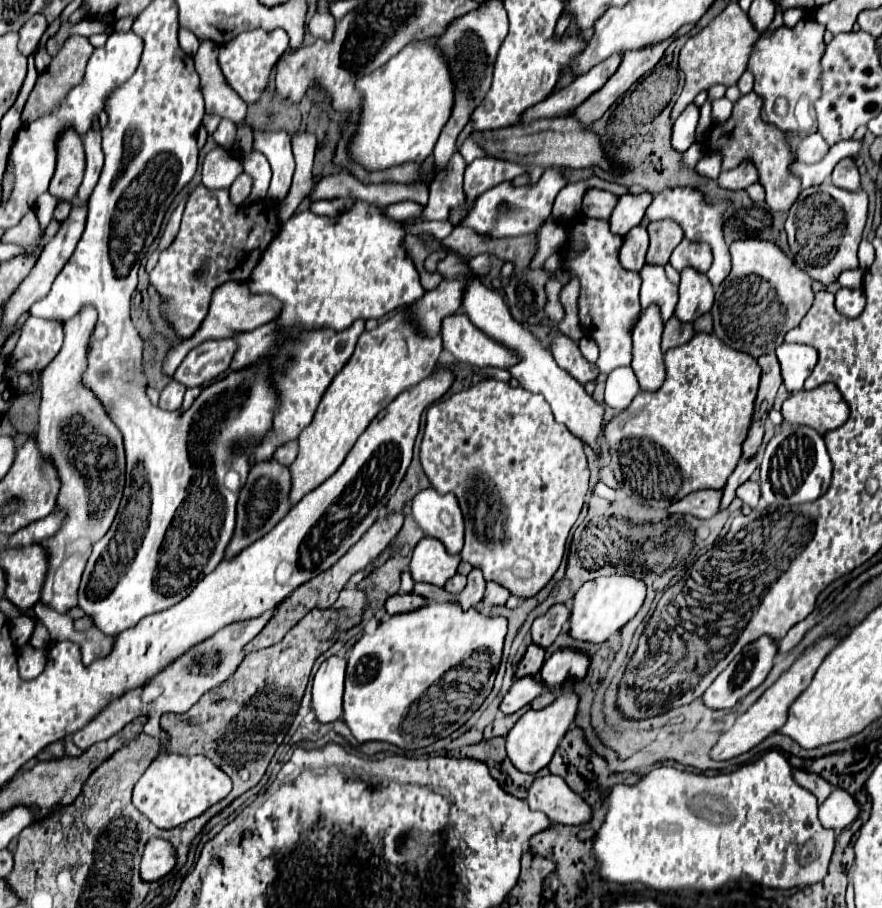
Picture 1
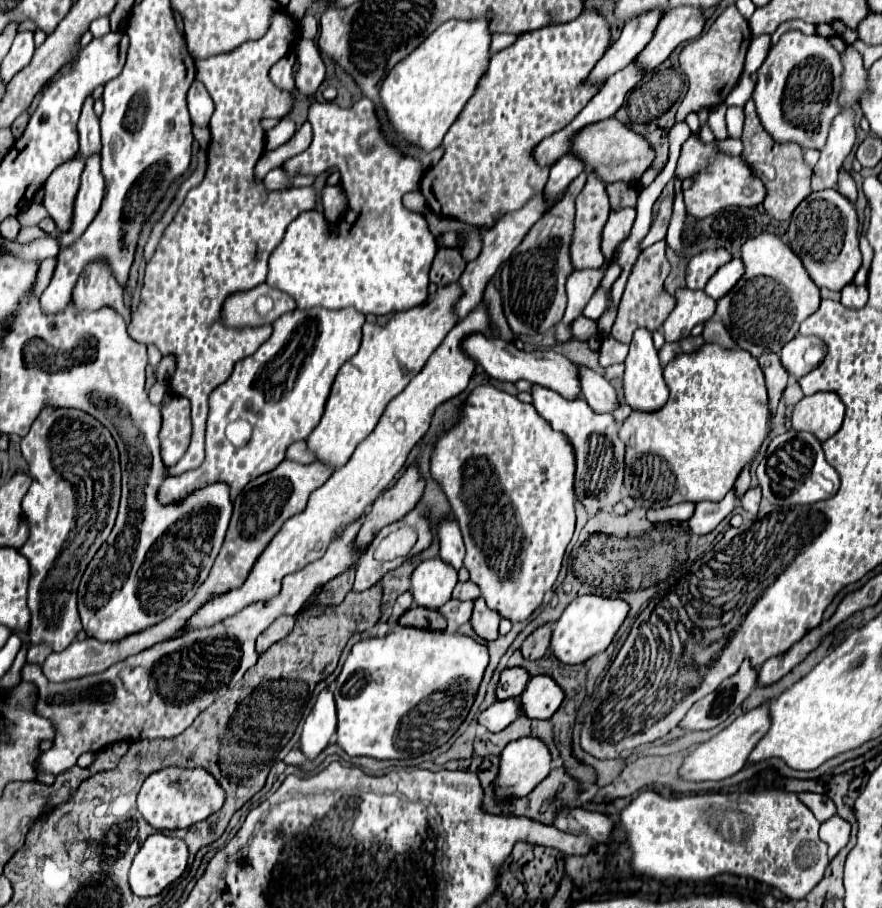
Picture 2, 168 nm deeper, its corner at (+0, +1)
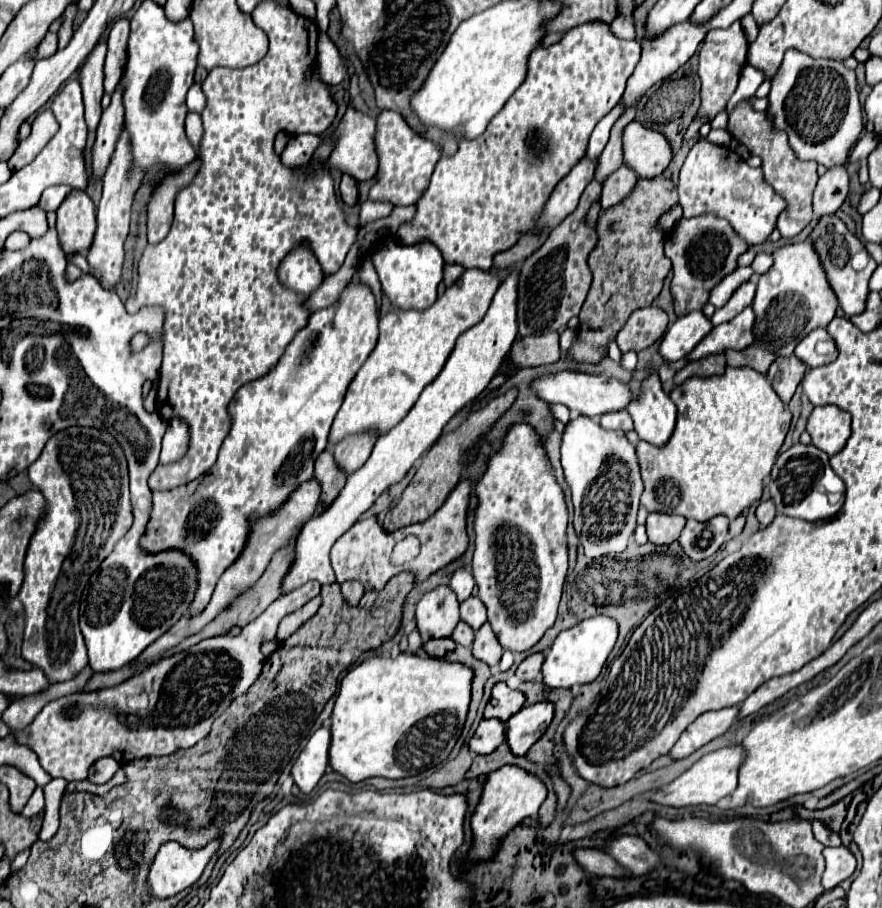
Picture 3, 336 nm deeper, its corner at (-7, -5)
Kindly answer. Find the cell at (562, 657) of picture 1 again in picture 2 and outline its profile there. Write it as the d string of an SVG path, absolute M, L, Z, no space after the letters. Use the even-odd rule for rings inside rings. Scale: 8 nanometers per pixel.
M544 675L532 677L520 695L520 711L530 719L550 719L560 707L564 691Z

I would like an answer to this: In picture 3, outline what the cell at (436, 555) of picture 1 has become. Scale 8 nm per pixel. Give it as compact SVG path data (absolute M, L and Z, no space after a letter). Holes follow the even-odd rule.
M439 585L427 591L417 603L415 621L423 639L449 637L459 621L459 601L453 589Z

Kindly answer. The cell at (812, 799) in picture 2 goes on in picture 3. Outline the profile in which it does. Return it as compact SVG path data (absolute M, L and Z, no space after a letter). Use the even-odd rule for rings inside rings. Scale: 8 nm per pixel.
M813 819L813 835L815 835L815 839L817 841L821 841L823 845L841 845L841 837L839 837L839 833L835 833L835 831L831 831L823 821L819 821L819 819Z

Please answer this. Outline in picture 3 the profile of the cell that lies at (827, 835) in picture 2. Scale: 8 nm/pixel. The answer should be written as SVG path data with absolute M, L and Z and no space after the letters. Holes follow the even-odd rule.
M845 845L825 847L823 855L825 855L825 861L827 861L827 869L823 873L823 887L825 889L831 889L831 887L839 885L857 867L857 859L855 859L853 851Z

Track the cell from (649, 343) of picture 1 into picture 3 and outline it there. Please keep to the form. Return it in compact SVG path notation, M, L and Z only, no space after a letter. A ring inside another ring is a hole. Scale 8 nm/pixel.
M647 365L645 371L647 377L641 381L641 391L627 405L627 411L635 421L635 431L639 439L661 447L667 443L675 427L677 407L663 391L659 371L653 365Z

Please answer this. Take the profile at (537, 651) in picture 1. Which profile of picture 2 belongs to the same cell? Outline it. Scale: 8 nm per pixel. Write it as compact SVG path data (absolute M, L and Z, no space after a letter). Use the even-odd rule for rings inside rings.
M520 667L504 669L500 673L500 681L496 685L496 701L520 697L522 689L526 689L526 683L528 683L528 673L524 669L520 669Z

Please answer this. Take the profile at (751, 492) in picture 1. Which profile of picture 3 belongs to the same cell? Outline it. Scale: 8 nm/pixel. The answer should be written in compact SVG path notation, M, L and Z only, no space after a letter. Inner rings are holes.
M767 499L767 501L763 501L763 503L757 507L757 519L759 519L759 523L765 527L765 525L769 525L769 523L773 521L773 517L775 517L775 507L773 507L773 501Z

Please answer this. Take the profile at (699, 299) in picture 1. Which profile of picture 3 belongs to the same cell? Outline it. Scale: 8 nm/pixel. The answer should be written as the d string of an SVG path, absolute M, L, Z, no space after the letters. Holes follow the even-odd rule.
M691 311L679 317L663 335L661 341L661 355L667 361L683 359L693 347L713 329L711 319L703 311Z

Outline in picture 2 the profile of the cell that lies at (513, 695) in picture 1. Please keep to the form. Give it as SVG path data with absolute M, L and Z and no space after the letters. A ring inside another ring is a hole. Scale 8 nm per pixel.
M506 699L506 701L494 703L484 713L480 713L478 723L484 725L490 733L498 733L498 731L506 729L512 721L516 721L518 713L520 713L518 699Z

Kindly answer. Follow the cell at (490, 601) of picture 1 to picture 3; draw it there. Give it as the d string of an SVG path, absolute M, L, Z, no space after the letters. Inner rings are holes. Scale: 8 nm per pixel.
M483 623L479 627L479 631L475 633L475 641L473 641L473 655L485 663L489 663L491 667L499 663L501 655L503 655L503 647L501 643L497 643L497 637L493 635L493 629L489 623Z

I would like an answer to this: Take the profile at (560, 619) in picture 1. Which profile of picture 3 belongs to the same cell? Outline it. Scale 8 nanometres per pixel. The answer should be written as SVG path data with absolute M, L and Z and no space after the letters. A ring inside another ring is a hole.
M531 653L529 657L525 657L519 667L517 667L517 677L521 681L539 681L541 679L541 667L543 667L543 653Z

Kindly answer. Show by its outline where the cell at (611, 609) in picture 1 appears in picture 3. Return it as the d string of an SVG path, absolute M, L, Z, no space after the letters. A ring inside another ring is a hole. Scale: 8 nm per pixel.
M593 615L589 619L583 619L575 627L561 631L555 643L547 649L543 663L543 683L547 687L573 687L595 681L609 653L615 647L617 635L619 635L617 621L611 619L609 615Z

